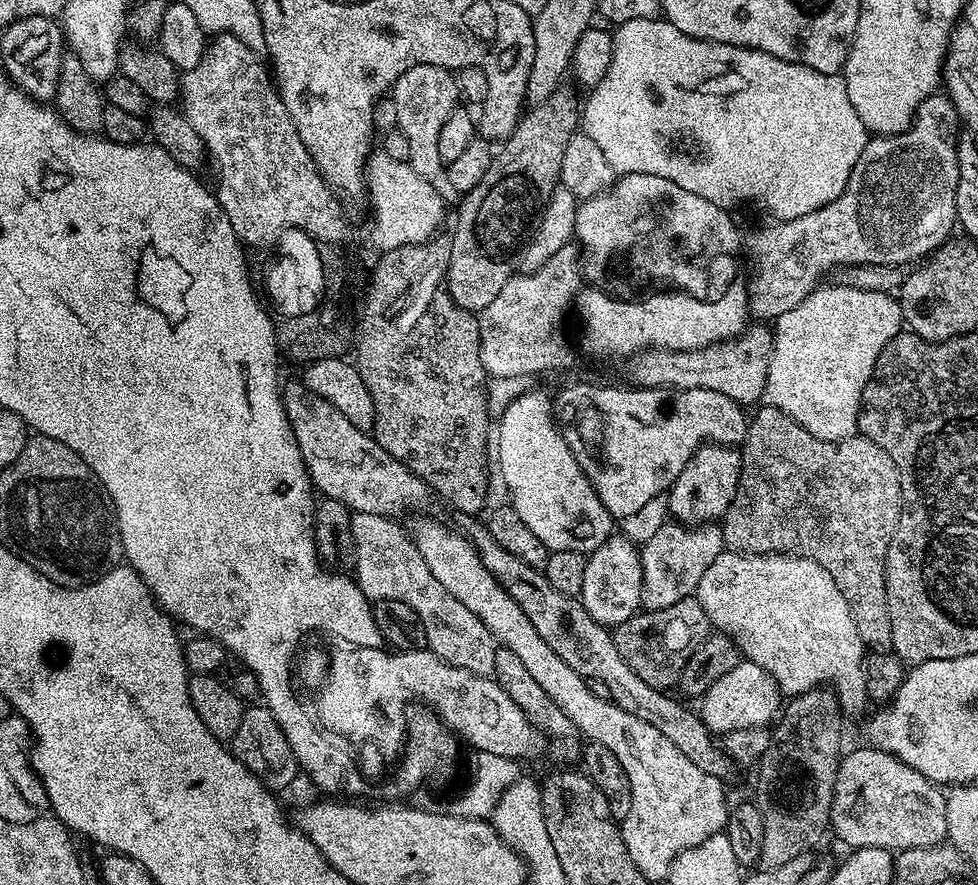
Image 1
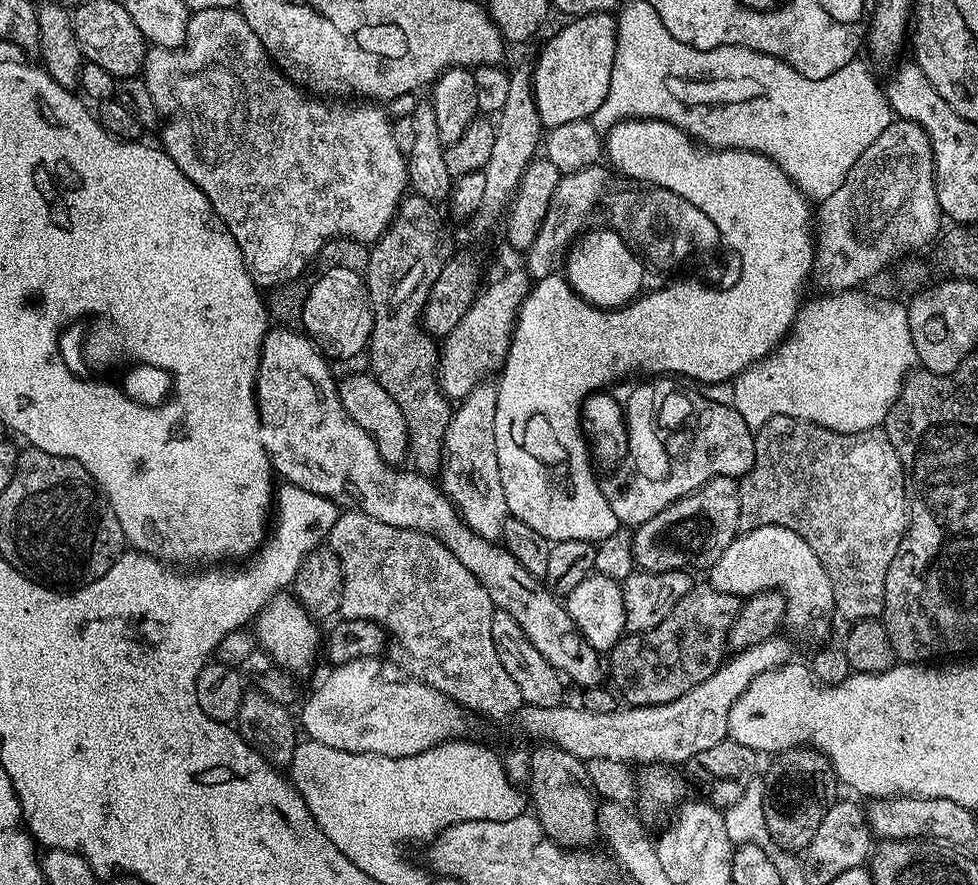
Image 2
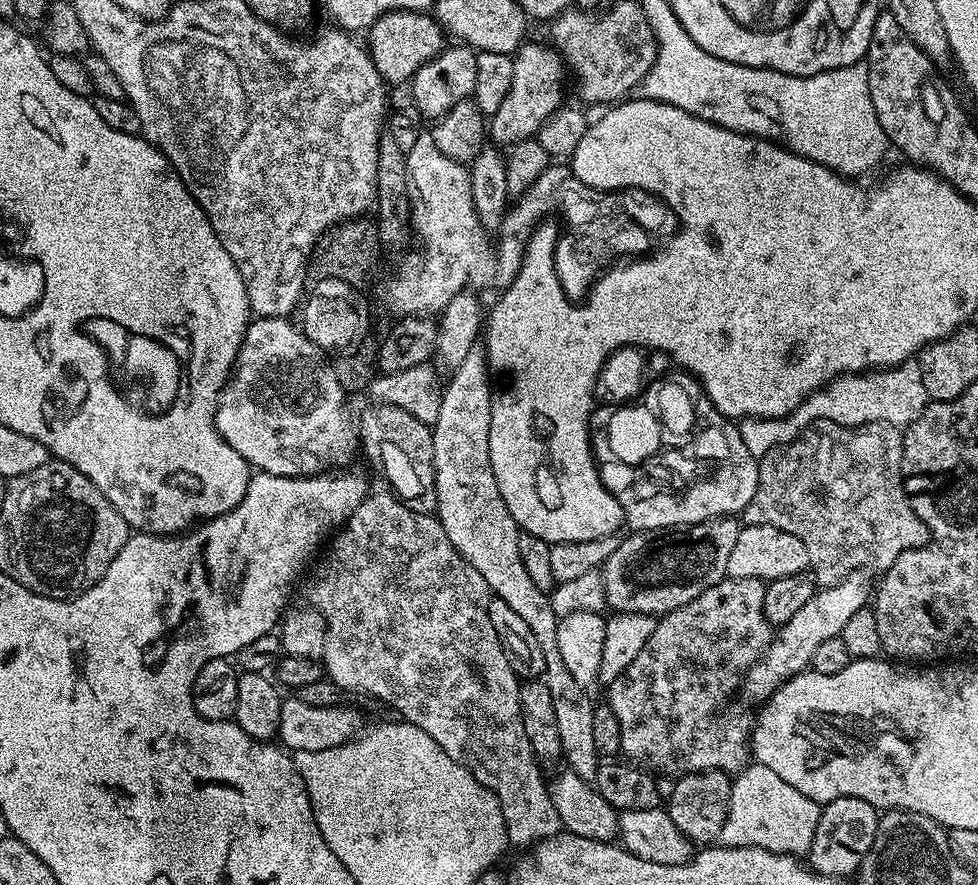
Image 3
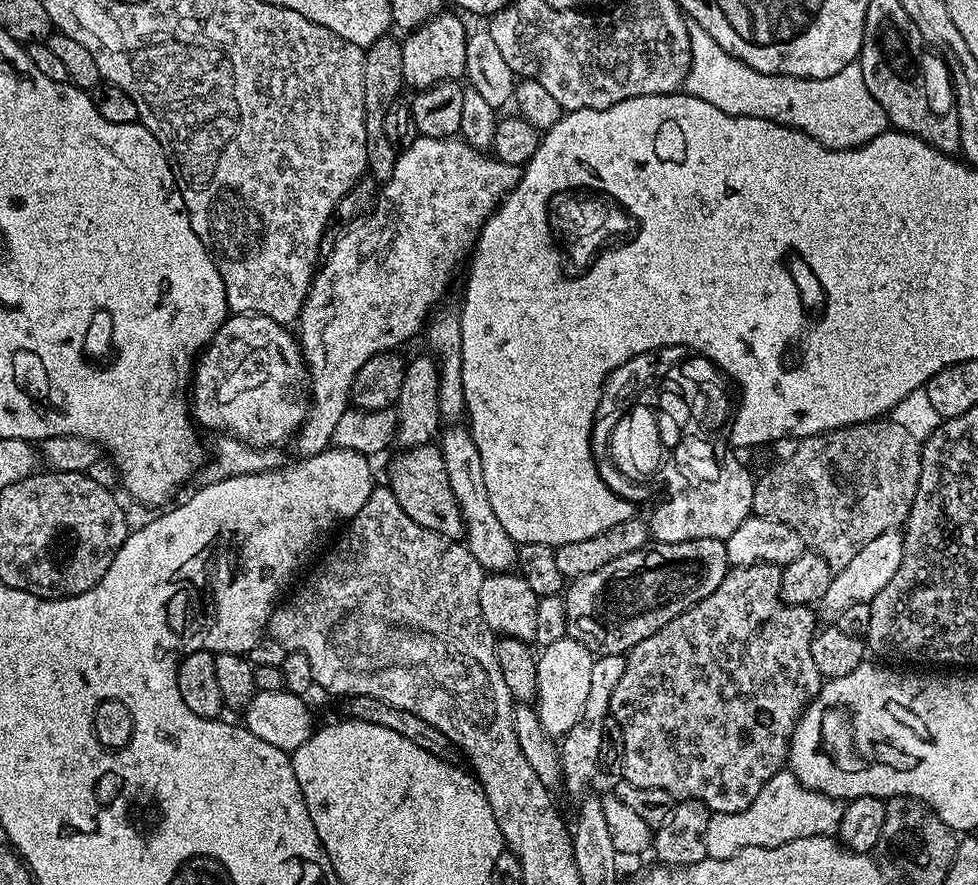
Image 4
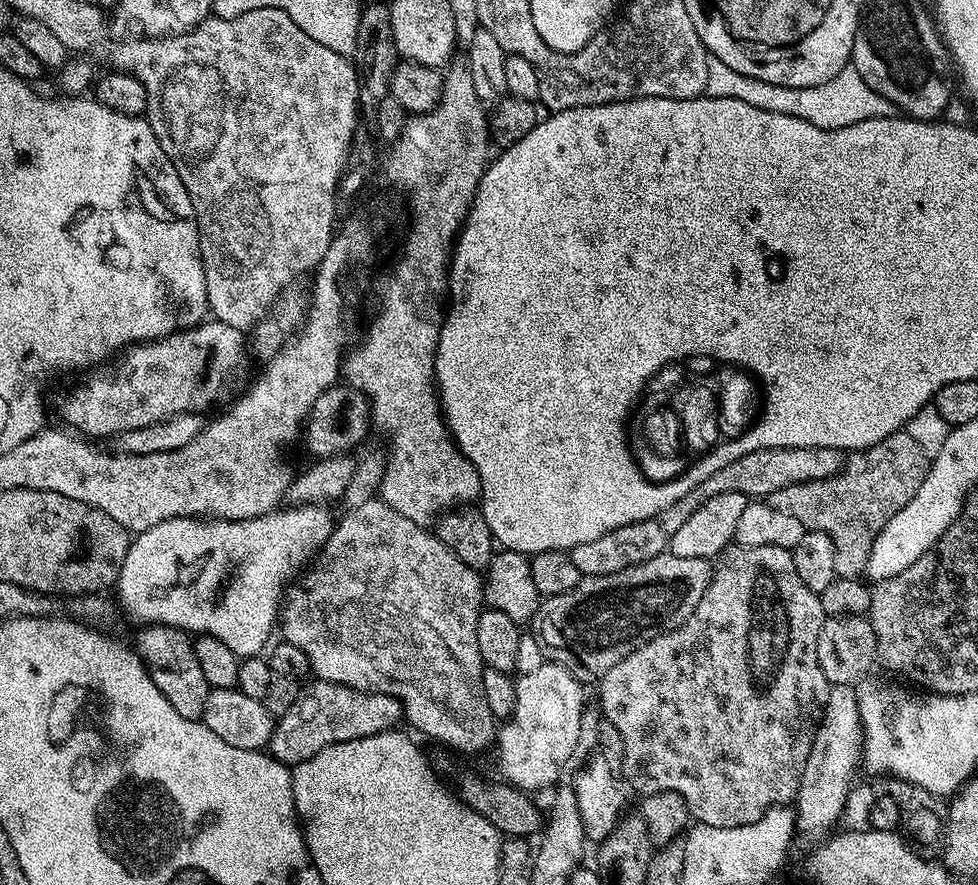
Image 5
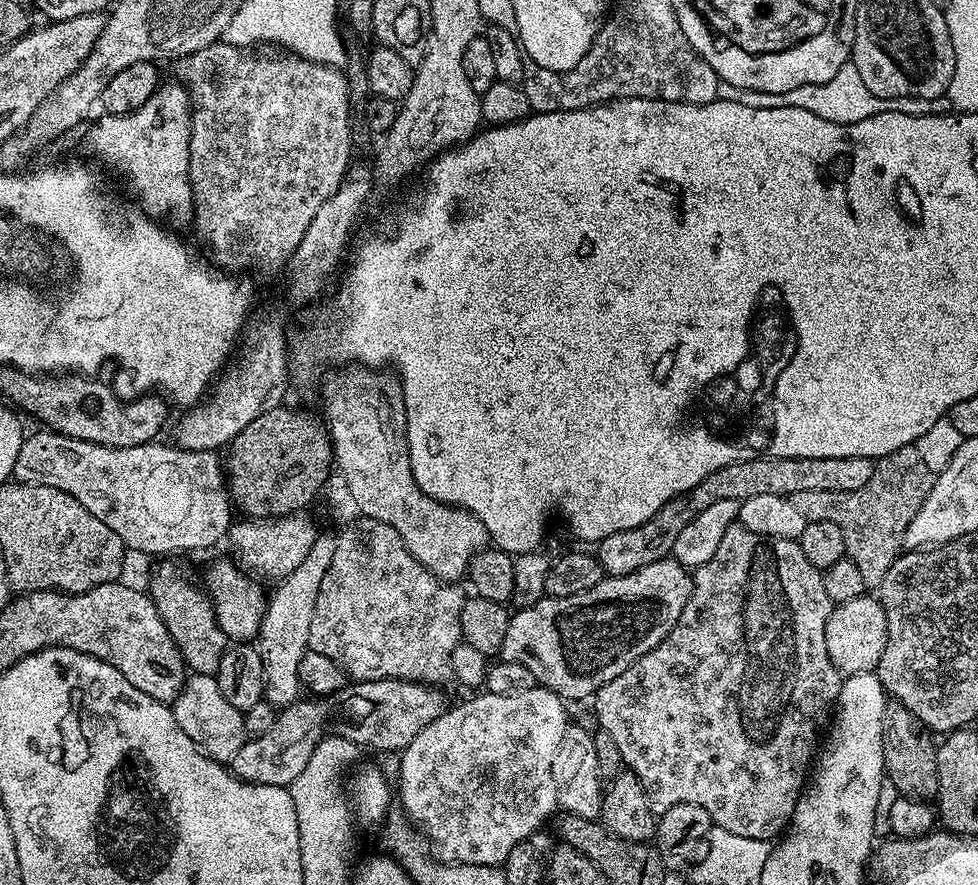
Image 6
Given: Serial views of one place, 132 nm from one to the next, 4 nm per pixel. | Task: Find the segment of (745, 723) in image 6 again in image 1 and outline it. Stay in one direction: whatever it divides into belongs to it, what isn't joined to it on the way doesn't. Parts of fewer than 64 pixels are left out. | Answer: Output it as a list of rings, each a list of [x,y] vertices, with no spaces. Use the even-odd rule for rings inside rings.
[[[694,598],[674,602],[674,606],[666,606],[666,610],[653,612],[641,610],[626,622],[615,625],[612,637],[614,646],[618,646],[618,654],[646,682],[646,686],[654,686],[661,690],[668,690],[679,685],[680,675],[690,662],[690,654],[698,650],[698,646],[710,635],[710,625],[706,610]]]

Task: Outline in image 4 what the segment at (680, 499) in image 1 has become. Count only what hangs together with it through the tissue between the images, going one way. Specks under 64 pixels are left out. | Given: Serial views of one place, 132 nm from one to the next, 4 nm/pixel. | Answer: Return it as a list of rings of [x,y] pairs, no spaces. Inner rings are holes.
[[[694,538],[693,541],[669,544],[649,543],[647,548],[634,550],[634,554],[626,554],[623,558],[614,558],[614,562],[602,566],[602,570],[594,570],[594,574],[586,574],[567,585],[563,593],[568,615],[567,635],[596,656],[624,656],[638,646],[642,638],[650,638],[650,634],[662,630],[666,622],[702,602],[706,594],[714,594],[714,590],[718,590],[718,582],[726,578],[729,567],[726,546],[718,538]]]

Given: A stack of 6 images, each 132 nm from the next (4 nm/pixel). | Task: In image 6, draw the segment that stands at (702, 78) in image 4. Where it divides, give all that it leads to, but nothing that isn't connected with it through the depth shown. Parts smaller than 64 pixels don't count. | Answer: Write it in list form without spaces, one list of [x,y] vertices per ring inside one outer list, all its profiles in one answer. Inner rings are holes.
[[[851,62],[844,64],[830,82],[811,84],[810,86],[798,86],[789,92],[782,94],[766,94],[746,90],[738,86],[730,86],[721,82],[718,86],[719,99],[726,102],[742,102],[742,106],[758,106],[759,108],[801,108],[810,110],[810,114],[818,114],[818,118],[826,118],[826,122],[835,124],[853,124],[862,122],[862,118],[874,118],[879,112],[897,112],[898,114],[910,114],[911,116],[951,116],[954,109],[947,95],[938,98],[890,98],[880,100],[878,94],[870,94],[866,82],[862,82],[862,74],[858,74],[858,66]]]

